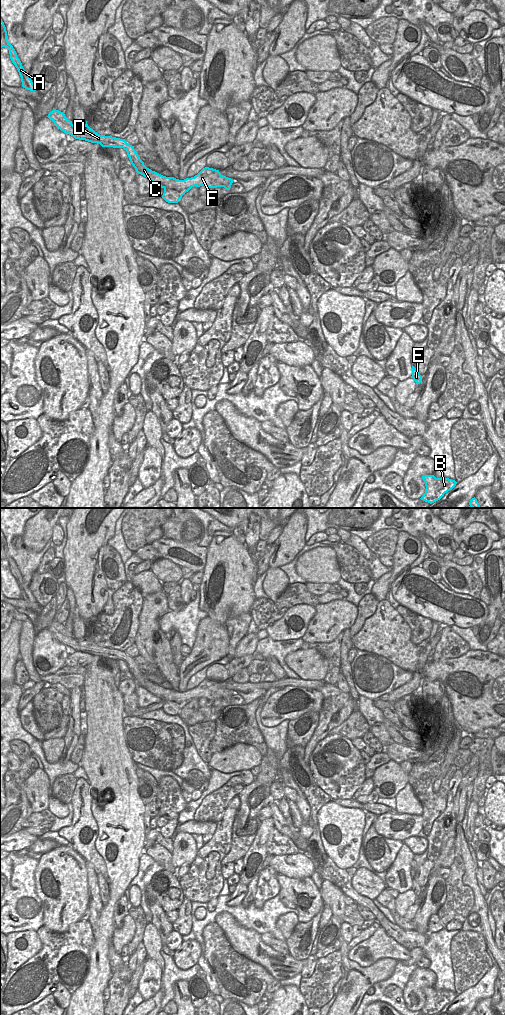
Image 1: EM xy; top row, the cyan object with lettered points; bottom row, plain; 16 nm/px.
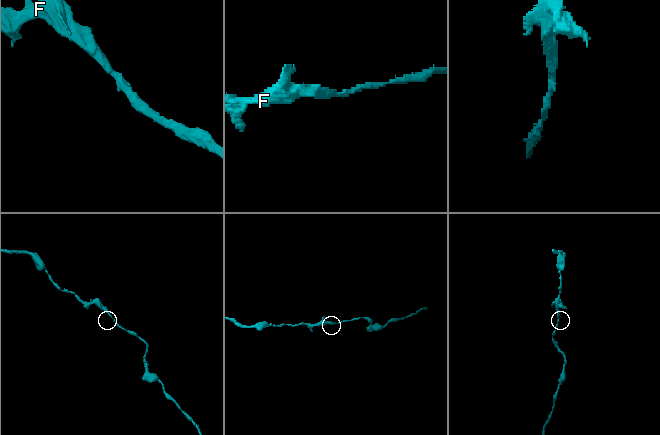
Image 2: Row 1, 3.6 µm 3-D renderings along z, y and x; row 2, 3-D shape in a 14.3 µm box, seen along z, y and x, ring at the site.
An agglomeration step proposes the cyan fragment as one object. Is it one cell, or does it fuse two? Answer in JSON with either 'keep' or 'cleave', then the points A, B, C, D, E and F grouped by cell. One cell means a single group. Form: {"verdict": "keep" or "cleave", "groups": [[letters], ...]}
{"verdict": "keep", "groups": [["A", "B", "C", "D", "E", "F"]]}

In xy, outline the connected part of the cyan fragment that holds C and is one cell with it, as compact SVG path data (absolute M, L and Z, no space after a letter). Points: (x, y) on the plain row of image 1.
M54 620L47 629L54 634L58 641L65 646L73 648L75 651L97 655L102 659L123 660L127 664L136 684L164 701L162 710L168 715L178 715L182 708L194 698L206 698L207 700L224 699L226 702L230 702L234 693L223 688L219 682L209 679L203 680L194 689L184 692L163 688L147 680L135 663L134 658L128 656L125 651L100 647L88 638L87 633L84 638L75 639L72 633L66 630L64 624Z

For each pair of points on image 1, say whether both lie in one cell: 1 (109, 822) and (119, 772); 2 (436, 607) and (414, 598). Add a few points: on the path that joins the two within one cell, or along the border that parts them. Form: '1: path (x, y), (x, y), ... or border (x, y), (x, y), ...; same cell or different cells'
1: path (116, 810), (116, 784); same cell
2: path (431, 603), (419, 599); same cell

